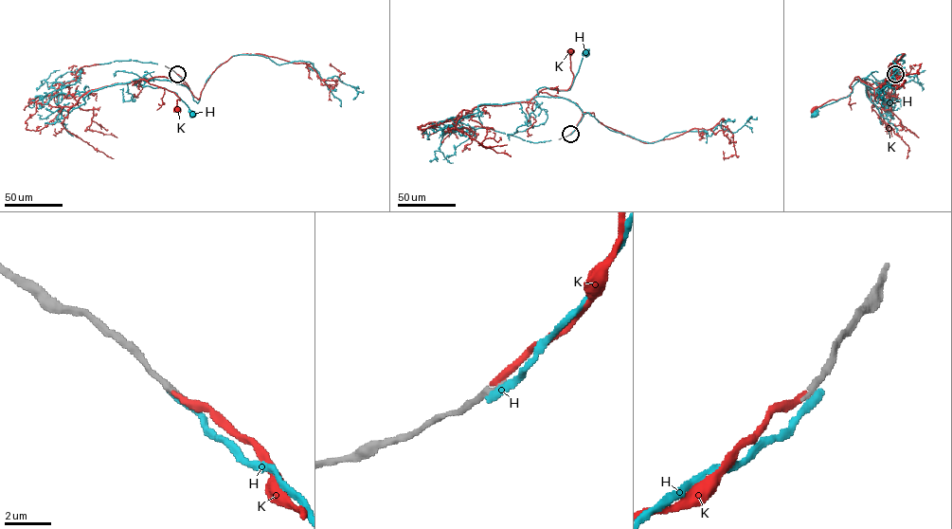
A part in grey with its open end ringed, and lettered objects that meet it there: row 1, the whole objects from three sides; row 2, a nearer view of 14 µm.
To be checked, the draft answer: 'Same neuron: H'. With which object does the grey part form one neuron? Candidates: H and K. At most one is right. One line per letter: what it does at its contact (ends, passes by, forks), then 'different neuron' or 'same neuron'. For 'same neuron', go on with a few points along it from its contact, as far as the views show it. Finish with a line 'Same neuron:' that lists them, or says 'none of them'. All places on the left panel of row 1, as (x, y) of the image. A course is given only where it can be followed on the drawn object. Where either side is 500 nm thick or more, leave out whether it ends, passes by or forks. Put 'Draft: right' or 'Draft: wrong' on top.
Draft: wrong
H: it ends | different neuron
K: it ends | same neuron | via (176, 74), (188, 88), (164, 77), (146, 81), (173, 92), (179, 99), (177, 110)
Same neuron: K

